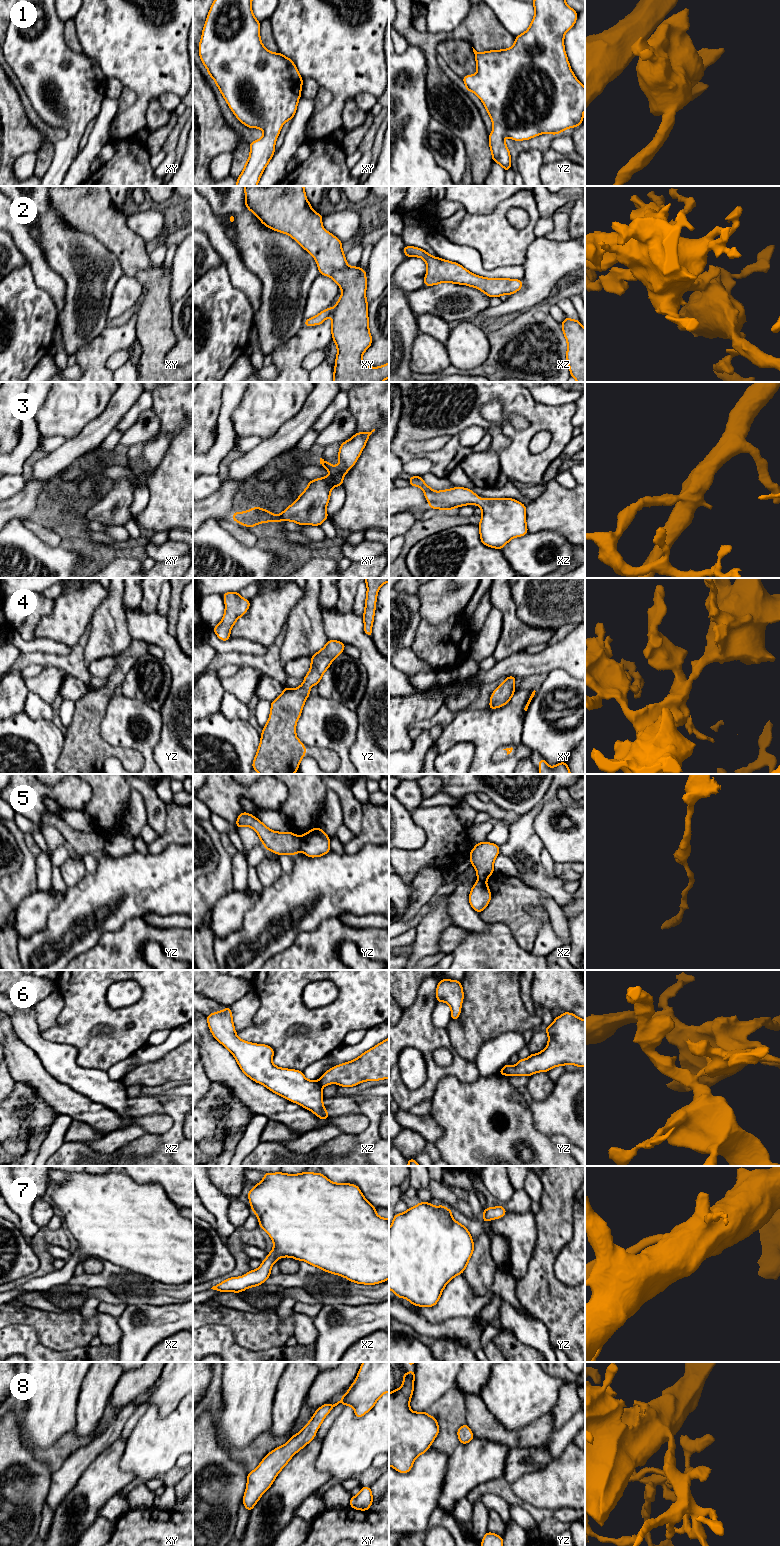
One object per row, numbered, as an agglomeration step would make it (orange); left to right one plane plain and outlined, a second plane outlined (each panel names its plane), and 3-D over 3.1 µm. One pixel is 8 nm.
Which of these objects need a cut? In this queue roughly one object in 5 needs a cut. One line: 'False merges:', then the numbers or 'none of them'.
False merges: 5, 6

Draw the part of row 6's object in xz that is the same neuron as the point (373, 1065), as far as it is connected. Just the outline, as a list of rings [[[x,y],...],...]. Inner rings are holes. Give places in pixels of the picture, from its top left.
[[[389,1037],[358,1058],[327,1070],[318,1082],[322,1087],[333,1083],[353,1087],[364,1081],[386,1078],[389,1078]]]

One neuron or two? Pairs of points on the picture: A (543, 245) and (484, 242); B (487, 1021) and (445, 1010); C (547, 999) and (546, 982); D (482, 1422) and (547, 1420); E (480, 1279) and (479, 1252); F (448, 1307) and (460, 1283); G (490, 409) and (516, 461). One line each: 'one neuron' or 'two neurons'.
A: two neurons
B: two neurons
C: one neuron
D: one neuron
E: one neuron
F: one neuron
G: two neurons

